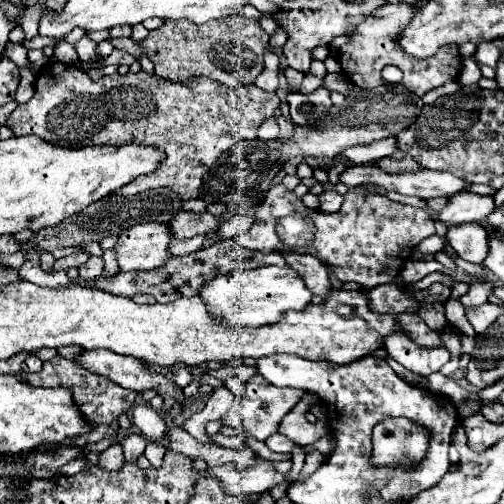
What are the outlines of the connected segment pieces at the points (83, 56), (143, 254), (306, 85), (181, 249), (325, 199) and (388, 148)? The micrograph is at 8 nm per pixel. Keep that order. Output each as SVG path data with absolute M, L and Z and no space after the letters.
M82 36L82 38L74 44L74 48L76 48L78 58L80 58L82 62L90 62L90 60L96 60L96 58L98 58L98 56L96 56L96 42L90 40L88 36Z
M136 224L118 236L114 244L116 260L122 272L148 272L170 260L168 244L172 234L166 224Z
M312 60L310 70L304 74L304 80L302 80L300 92L302 92L302 94L310 94L312 90L320 88L322 82L324 82L324 74L326 74L324 62L320 62L320 60Z
M194 236L190 240L172 240L170 252L172 252L172 256L188 256L188 254L200 250L202 242L204 242L204 236Z
M326 190L320 196L320 210L322 212L336 212L336 210L340 210L342 202L344 202L342 194L338 194L336 190Z
M388 136L384 140L378 140L378 142L370 142L370 144L364 144L364 146L352 146L352 148L346 148L342 152L342 156L346 160L350 160L352 164L370 164L370 162L376 162L376 160L382 160L384 156L390 156L398 150L398 140L396 136Z

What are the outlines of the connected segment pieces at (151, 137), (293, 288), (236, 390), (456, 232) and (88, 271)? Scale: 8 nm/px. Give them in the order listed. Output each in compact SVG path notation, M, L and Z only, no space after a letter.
M50 62L38 72L36 94L32 96L32 100L20 104L8 116L4 126L8 126L16 136L36 134L50 144L58 144L66 148L82 148L92 144L158 146L166 154L166 160L162 160L160 168L154 174L136 178L128 186L120 188L116 194L132 196L150 188L170 188L182 200L190 200L198 196L202 176L220 158L220 154L230 150L234 144L242 140L256 140L258 126L262 124L262 120L272 118L278 106L280 106L280 100L276 94L264 92L254 84L238 84L236 88L228 88L210 78L198 78L198 80L192 80L190 84L182 84L182 82L164 80L148 72L138 72L138 74L116 72L112 76L102 76L100 80L92 80L76 64Z
M262 266L256 270L234 270L228 276L216 276L200 288L200 298L208 304L212 318L224 326L264 326L280 320L286 310L302 310L308 306L312 294L304 286L302 278L292 268Z
M232 376L232 378L226 378L224 380L224 384L230 388L230 392L234 394L234 398L242 398L244 396L244 388L246 388L246 384L240 380L240 378L236 378L236 376Z
M460 224L456 228L448 228L444 238L462 260L474 264L484 262L488 252L488 232L480 224Z
M90 256L88 262L78 268L78 276L82 280L94 280L102 274L102 268L104 268L104 260L98 258L98 256Z

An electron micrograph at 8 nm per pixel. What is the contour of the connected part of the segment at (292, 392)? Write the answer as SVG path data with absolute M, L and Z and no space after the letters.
M260 374L250 378L248 394L240 400L240 414L244 428L256 438L266 440L278 430L284 414L288 414L304 396L298 388L276 388Z

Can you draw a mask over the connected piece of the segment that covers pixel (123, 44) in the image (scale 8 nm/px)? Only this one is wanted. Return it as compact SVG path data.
M110 38L110 42L112 42L112 46L118 48L118 50L126 50L126 52L130 52L130 54L134 54L134 56L138 56L138 54L144 56L142 48L136 46L136 44L132 42L132 38Z

